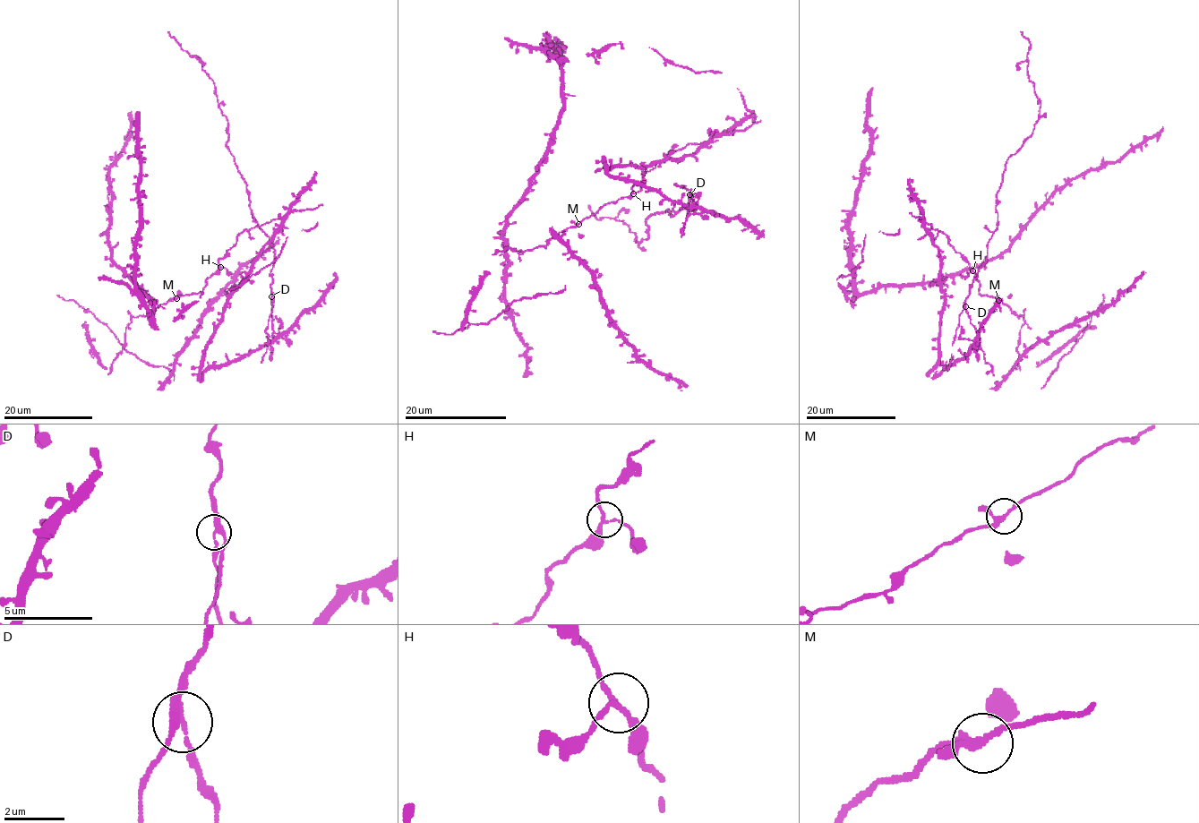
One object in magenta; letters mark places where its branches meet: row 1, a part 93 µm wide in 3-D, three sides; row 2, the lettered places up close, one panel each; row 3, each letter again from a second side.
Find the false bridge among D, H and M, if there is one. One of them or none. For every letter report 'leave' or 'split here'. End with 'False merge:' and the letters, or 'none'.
D: split here
H: leave
M: leave
False merge: D

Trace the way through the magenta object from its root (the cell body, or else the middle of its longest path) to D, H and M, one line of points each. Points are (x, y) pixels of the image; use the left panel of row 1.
D: (255, 227), (282, 219), (228, 301), (201, 376), (286, 335), (273, 330), (270, 296)
H: (255, 227), (244, 229), (237, 236), (236, 243), (218, 260), (220, 267)
M: (255, 227), (244, 229), (237, 236), (236, 243), (218, 260), (219, 268), (206, 280), (201, 291), (176, 298)

